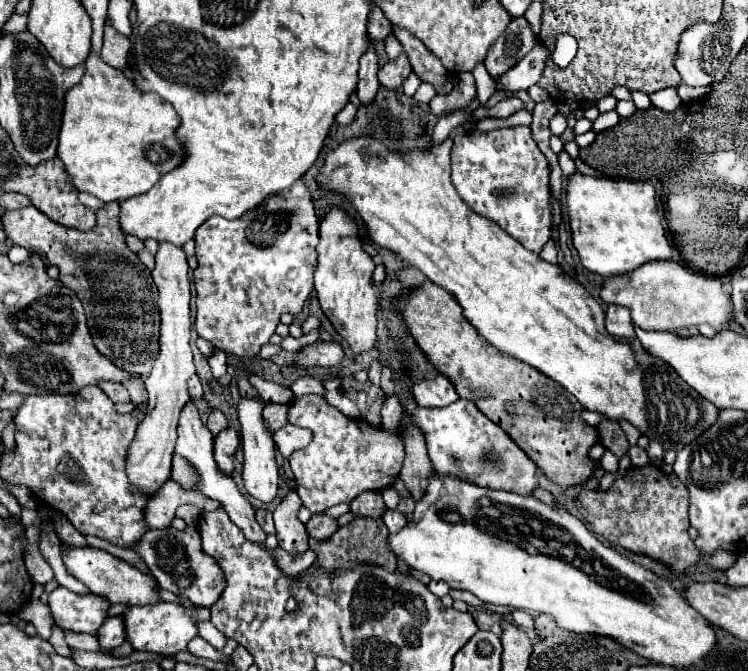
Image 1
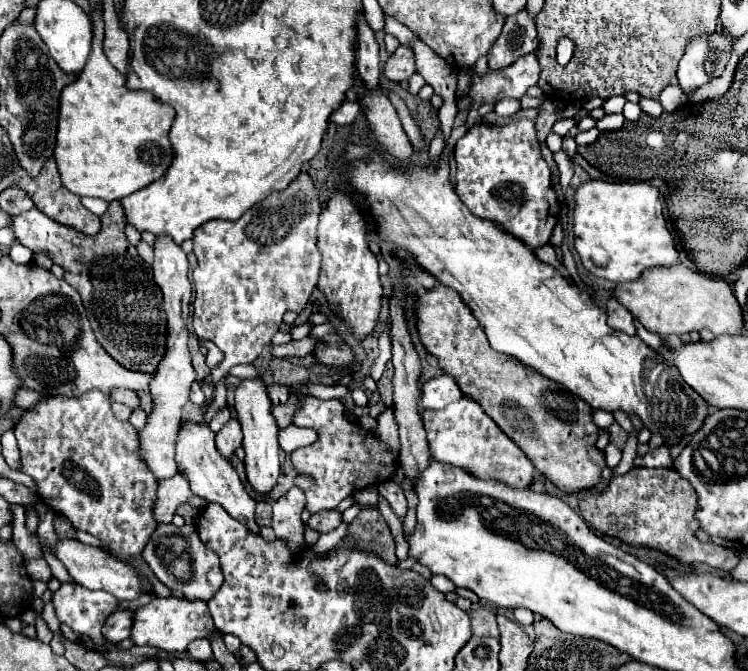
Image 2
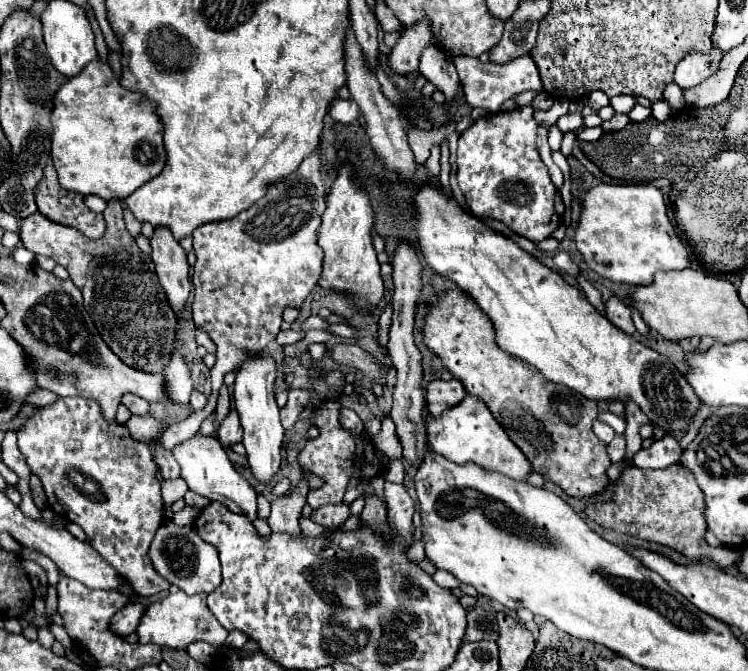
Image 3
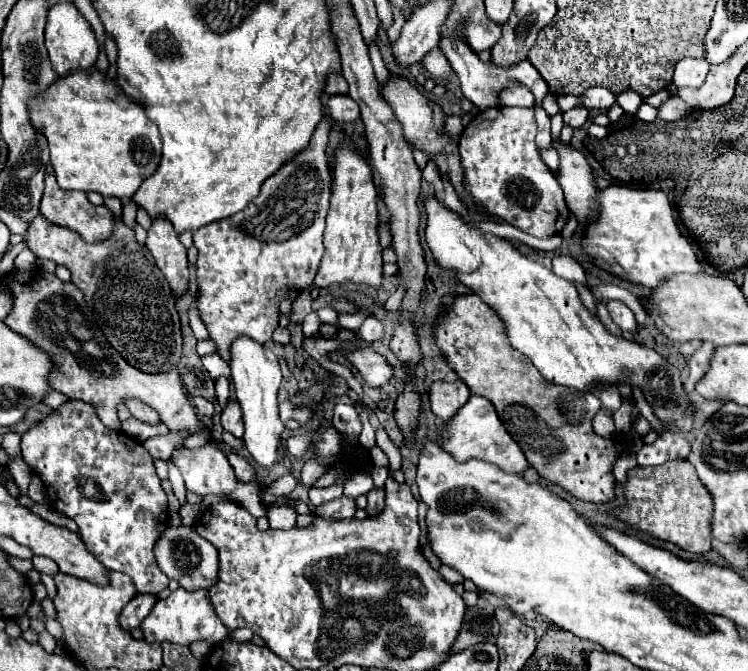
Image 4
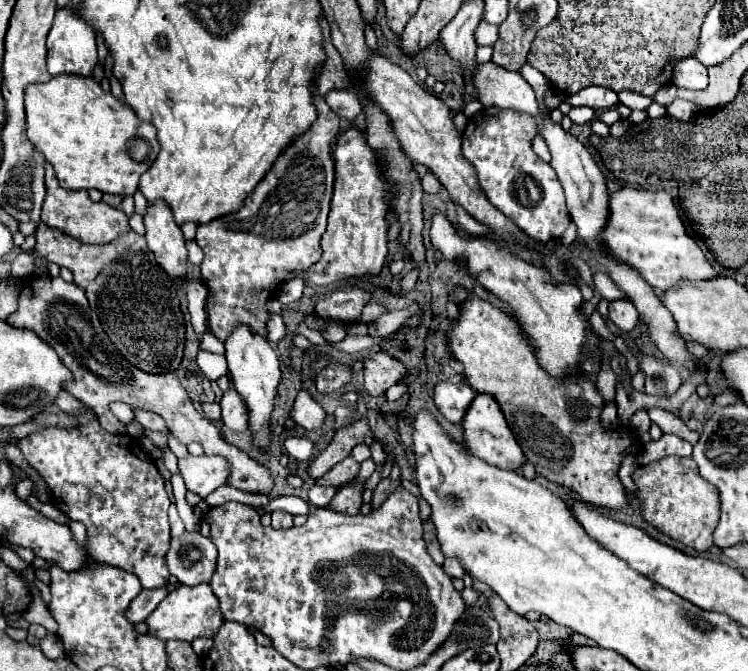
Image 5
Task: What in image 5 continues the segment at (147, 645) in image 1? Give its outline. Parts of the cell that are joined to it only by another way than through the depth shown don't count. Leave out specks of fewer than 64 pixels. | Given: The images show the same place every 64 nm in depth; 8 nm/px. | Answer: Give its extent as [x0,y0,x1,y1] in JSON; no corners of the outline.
[146,584,222,642]

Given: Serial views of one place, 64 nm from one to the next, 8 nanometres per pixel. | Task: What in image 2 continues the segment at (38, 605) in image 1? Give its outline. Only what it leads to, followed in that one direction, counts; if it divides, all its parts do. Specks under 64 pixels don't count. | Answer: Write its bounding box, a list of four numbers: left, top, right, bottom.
[36,616,54,644]

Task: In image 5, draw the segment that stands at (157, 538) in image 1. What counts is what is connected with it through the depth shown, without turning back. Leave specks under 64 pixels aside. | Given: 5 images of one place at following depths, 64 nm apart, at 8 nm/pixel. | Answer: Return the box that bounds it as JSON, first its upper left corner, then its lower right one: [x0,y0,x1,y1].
[166,532,216,586]

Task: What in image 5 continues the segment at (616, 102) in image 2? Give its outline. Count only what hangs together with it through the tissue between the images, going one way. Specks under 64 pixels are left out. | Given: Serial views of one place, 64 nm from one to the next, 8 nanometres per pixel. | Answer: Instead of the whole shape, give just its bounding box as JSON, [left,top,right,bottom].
[618,90,654,110]

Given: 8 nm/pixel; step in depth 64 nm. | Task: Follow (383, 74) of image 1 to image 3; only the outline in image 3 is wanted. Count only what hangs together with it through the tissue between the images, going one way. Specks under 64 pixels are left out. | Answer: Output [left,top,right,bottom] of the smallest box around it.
[390,20,432,74]

